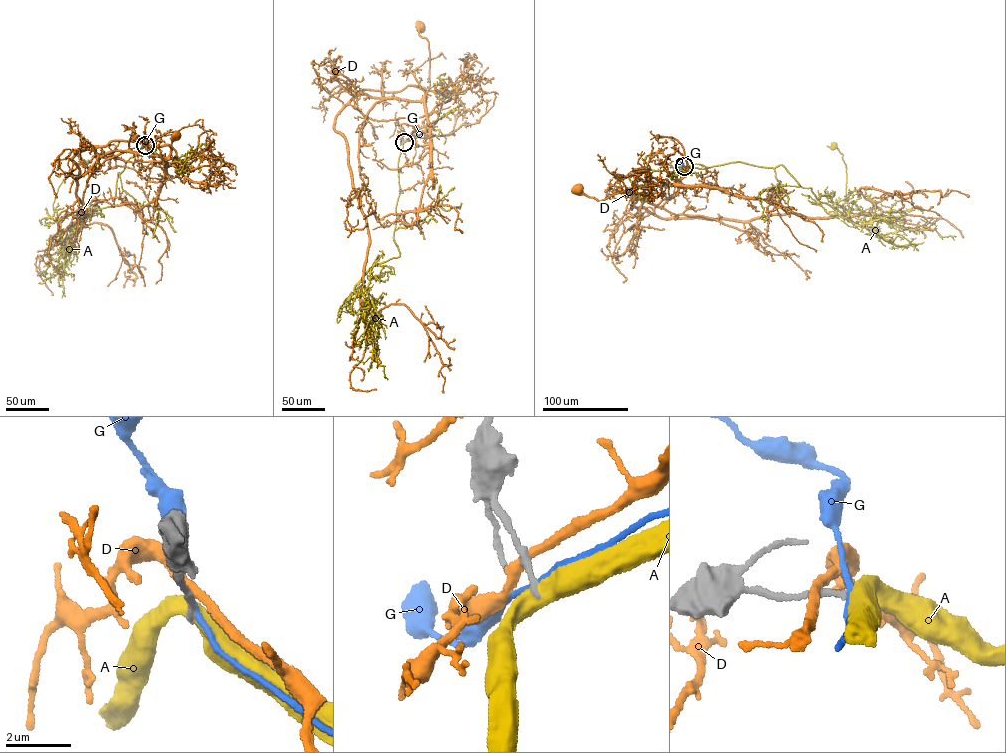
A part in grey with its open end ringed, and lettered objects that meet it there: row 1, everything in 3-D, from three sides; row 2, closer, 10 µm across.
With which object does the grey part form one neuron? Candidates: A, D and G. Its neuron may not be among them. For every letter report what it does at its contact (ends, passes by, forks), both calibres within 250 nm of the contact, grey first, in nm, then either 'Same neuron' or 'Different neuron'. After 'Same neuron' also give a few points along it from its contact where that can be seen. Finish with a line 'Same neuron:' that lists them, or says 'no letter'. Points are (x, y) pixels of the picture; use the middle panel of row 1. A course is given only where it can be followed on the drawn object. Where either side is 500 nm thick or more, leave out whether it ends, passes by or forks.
A: Thickness 180 nm (grey) against 500 nm. Different neuron
D: It passes by. Thickness 170 nm (grey) against 280 nm. Different neuron
G: It passes by. Thickness 240 nm (grey) against 150 nm. Different neuron
Same neuron: no letter

